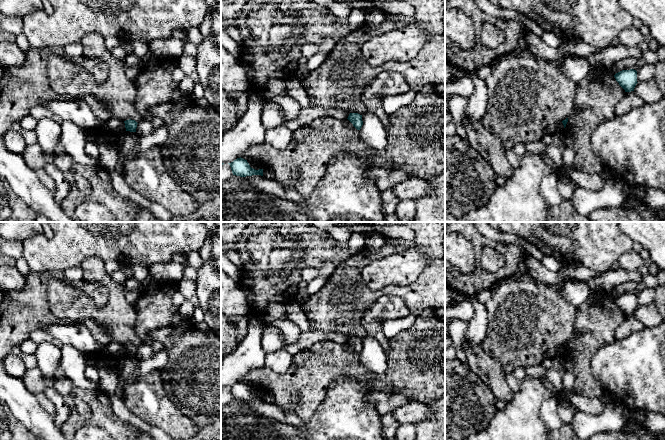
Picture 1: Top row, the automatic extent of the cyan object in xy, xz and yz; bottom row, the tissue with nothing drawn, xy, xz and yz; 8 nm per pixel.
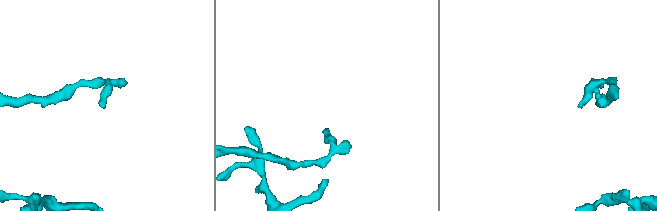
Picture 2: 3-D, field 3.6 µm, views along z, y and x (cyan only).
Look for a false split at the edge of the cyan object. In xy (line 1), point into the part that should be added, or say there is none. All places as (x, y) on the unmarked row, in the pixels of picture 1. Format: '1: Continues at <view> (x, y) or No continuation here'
1: No continuation here

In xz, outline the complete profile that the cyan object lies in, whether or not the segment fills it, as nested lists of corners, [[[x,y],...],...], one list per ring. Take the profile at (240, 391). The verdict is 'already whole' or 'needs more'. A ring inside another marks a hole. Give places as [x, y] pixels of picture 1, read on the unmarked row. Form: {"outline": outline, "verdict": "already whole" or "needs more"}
{"outline": [[[241,381],[237,382],[236,384],[228,388],[231,391],[233,399],[240,400],[240,401],[246,401],[252,399],[263,400],[263,393],[255,394],[251,392],[247,384]]], "verdict": "already whole"}

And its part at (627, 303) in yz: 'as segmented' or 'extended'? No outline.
as segmented

